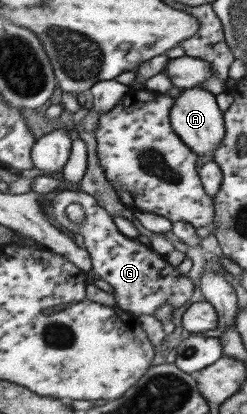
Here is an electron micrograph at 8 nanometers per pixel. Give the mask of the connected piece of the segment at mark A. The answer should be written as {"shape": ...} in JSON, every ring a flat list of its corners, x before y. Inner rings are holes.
{"shape":[[201,85,182,88,179,95,173,98,173,104,169,108,169,123,173,132,179,136,183,144,187,144,190,151,205,158,211,158,214,148,225,134,222,111,218,108,215,97,216,95,209,90,201,88]]}

